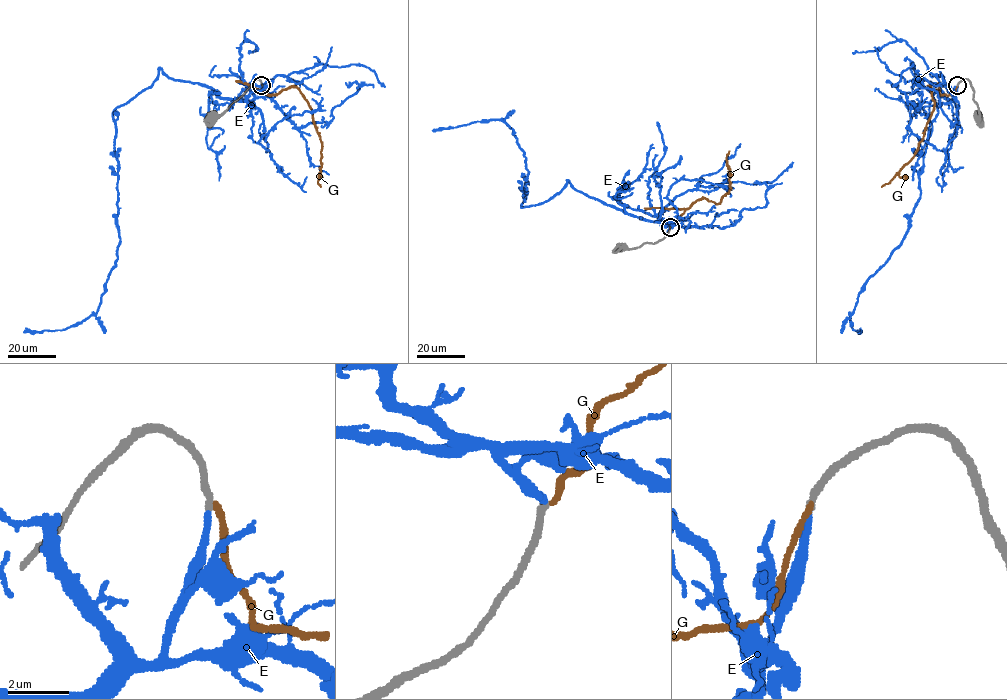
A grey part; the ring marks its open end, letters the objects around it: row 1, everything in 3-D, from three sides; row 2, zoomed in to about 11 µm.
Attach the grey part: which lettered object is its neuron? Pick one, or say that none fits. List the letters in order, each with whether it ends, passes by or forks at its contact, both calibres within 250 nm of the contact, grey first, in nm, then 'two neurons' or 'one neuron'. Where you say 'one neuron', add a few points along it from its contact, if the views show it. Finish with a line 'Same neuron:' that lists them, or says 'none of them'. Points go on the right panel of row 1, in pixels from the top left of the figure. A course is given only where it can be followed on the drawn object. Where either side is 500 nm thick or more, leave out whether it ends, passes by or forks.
E: it ends there; 240 nm thick on the grey side, 200 nm on the other; one neuron; it runs (957, 85), (947, 99), (912, 68), (937, 115), (909, 227), (851, 314), (852, 328), (861, 332)
G: it ends there; 240 nm thick on the grey side, 170 nm on the other; two neurons
Same neuron: E

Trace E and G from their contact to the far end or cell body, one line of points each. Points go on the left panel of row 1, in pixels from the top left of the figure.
E: (261, 85), (251, 100), (224, 99), (160, 68), (115, 109), (120, 243), (98, 310), (66, 328), (24, 332)
G: (262, 85), (265, 94), (269, 95), (296, 86), (307, 101), (321, 144), (318, 183), (320, 187)

